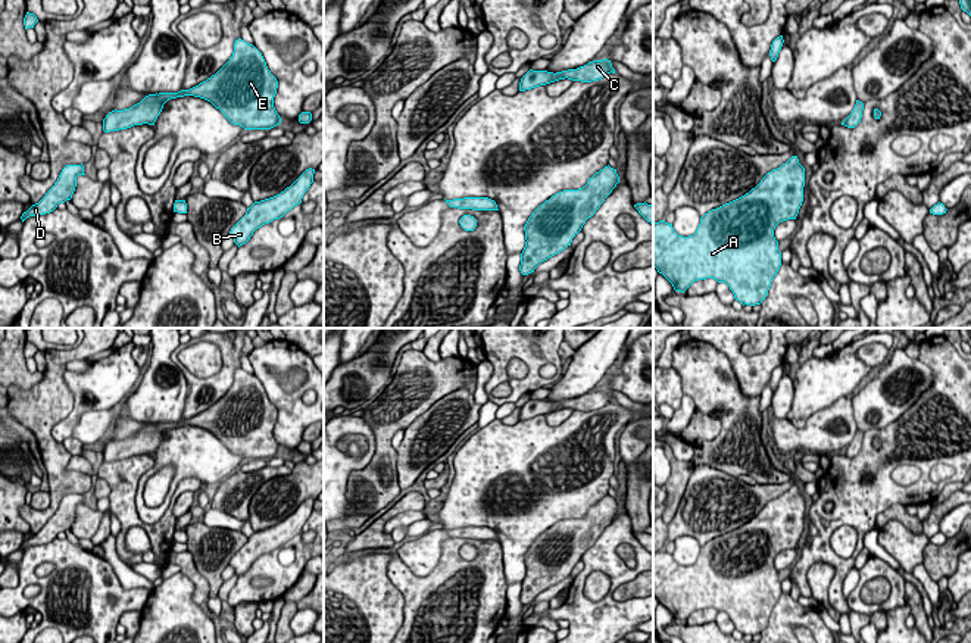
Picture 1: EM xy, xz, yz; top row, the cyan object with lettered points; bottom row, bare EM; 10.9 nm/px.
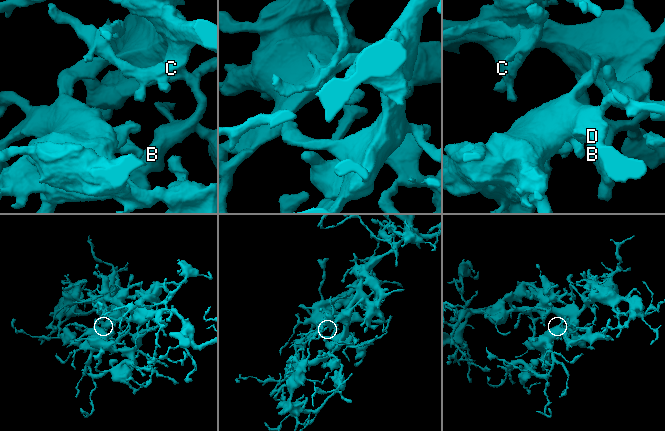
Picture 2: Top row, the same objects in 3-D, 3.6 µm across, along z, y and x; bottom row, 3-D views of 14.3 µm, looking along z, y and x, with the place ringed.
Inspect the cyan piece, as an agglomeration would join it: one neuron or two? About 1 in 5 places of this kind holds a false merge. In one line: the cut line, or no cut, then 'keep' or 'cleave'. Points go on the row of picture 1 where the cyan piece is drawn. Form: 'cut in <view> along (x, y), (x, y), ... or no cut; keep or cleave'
no cut; keep

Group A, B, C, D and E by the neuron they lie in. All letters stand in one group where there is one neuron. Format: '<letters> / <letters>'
A B C D E

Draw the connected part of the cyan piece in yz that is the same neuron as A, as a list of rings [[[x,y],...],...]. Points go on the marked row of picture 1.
[[[792,156],[744,196],[705,213],[693,235],[678,235],[665,221],[653,222],[653,266],[675,291],[684,293],[694,281],[714,278],[725,283],[743,306],[761,305],[781,266],[774,230],[783,221],[796,219],[803,187],[805,168]]]

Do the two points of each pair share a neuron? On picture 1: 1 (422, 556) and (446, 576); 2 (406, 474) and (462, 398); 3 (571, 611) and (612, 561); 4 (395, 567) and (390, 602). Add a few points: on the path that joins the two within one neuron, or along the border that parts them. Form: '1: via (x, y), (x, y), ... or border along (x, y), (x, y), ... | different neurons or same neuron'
1: border along (450, 537), (428, 574), (417, 577), (402, 562) | different neurons
2: via (415, 455), (422, 445), (422, 439), (445, 417) | same neuron
3: via (575, 595), (580, 578), (596, 562) | same neuron
4: border along (390, 553), (389, 578), (403, 598), (402, 618) | different neurons

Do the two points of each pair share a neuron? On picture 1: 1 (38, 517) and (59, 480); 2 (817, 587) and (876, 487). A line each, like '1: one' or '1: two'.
1: one
2: two

